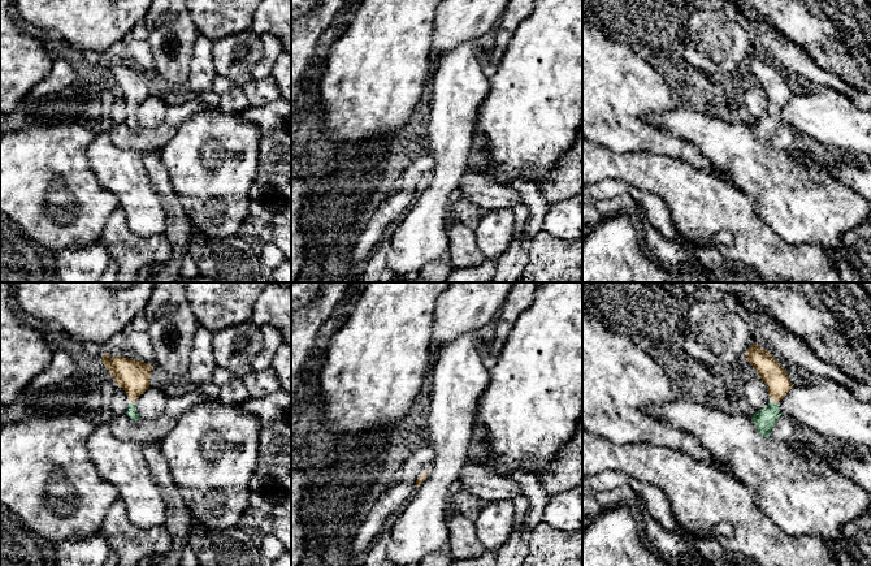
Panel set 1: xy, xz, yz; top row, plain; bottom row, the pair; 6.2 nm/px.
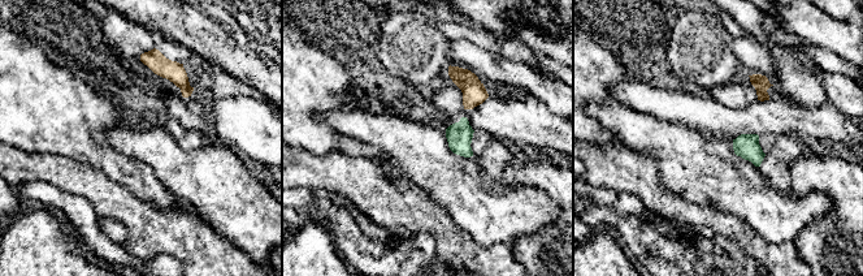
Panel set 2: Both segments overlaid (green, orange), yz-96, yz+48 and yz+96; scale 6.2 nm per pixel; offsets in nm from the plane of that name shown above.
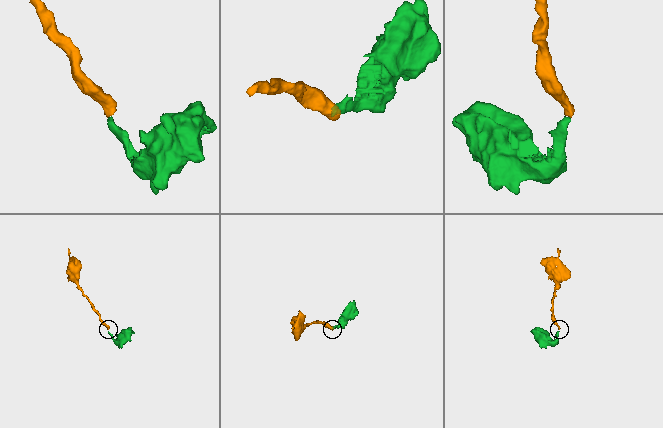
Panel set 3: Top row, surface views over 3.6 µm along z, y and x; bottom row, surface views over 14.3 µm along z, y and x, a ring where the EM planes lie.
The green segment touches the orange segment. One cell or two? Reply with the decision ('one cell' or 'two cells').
one cell

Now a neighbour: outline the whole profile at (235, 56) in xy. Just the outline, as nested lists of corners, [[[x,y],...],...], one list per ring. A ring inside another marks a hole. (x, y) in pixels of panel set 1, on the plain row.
[[[251,29],[229,35],[213,43],[213,65],[216,73],[238,85],[252,78],[251,73],[264,55],[261,35]]]

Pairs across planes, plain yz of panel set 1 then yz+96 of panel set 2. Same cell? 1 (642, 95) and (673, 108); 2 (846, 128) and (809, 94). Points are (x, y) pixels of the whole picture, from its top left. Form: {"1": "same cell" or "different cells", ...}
{"1": "different cells", "2": "different cells"}

